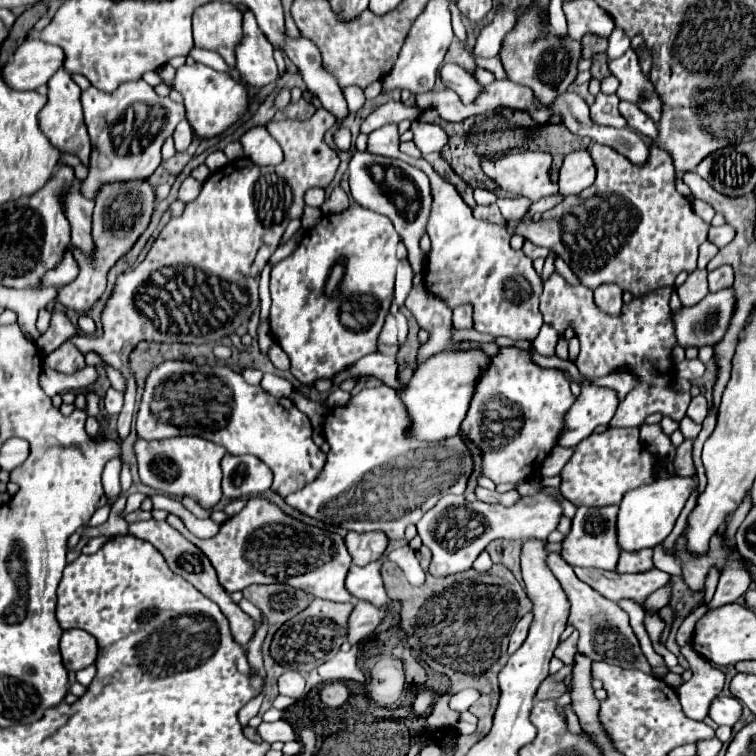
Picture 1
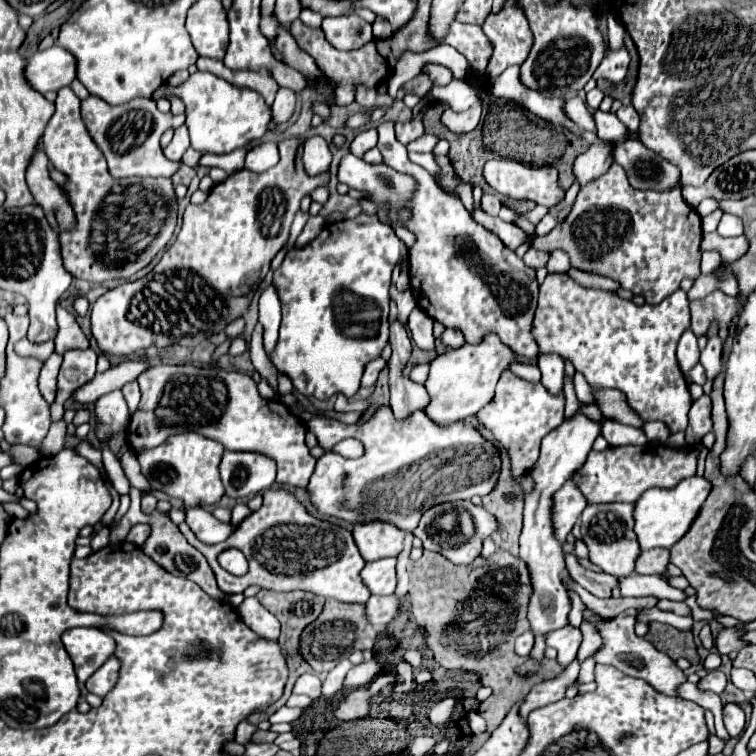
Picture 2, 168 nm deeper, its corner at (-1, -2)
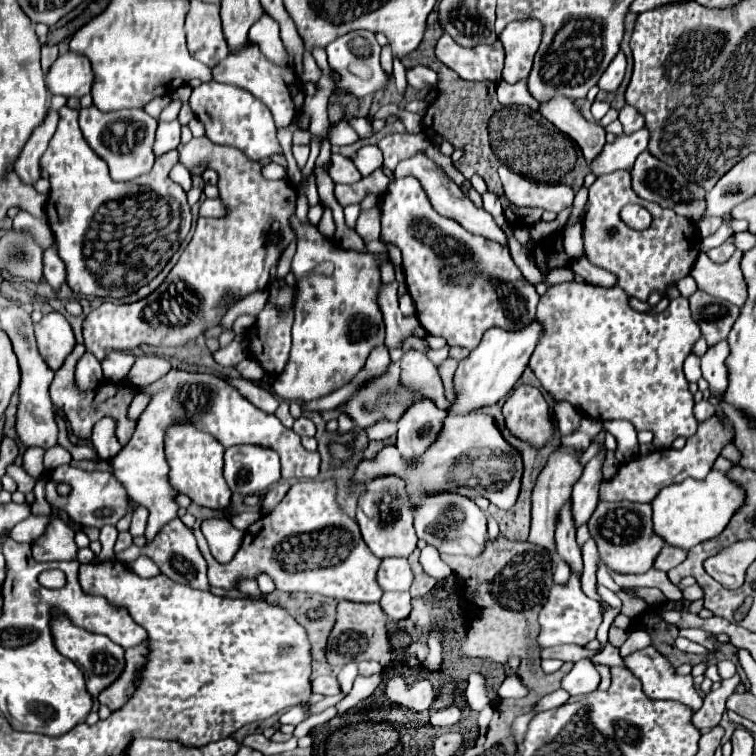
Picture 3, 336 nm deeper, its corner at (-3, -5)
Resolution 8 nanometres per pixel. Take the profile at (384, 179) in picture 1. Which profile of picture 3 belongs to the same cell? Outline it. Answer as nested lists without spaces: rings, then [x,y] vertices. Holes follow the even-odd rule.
[[[334,153],[332,155],[328,173],[334,179],[334,183],[348,183],[348,185],[352,185],[352,183],[356,183],[356,181],[362,179],[362,175],[356,169],[356,165],[348,157],[344,157],[340,153]]]

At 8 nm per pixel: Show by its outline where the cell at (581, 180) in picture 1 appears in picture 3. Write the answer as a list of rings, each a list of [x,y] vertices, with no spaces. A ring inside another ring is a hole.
[[[644,127],[636,133],[616,137],[614,143],[606,143],[602,153],[598,155],[598,161],[594,161],[594,165],[590,165],[592,173],[602,175],[602,173],[618,171],[618,169],[630,169],[634,165],[636,157],[642,151],[646,151],[648,139],[650,139],[650,131]]]

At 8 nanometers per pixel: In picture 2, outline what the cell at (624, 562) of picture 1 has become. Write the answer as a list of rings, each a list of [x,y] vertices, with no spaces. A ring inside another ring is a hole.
[[[652,548],[640,552],[636,558],[636,574],[666,574],[666,564],[670,560],[670,550],[666,548]]]

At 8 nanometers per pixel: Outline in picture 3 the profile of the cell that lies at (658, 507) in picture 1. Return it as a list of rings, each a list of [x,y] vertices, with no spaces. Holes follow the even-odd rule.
[[[710,471],[708,477],[702,481],[686,479],[682,483],[668,485],[652,501],[654,531],[674,547],[692,549],[702,541],[718,537],[726,529],[734,513],[744,505],[744,499],[744,489],[738,483],[734,483],[724,471]]]

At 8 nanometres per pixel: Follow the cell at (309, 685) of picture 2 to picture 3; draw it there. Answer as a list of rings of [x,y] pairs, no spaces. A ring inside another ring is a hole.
[[[332,675],[316,677],[312,681],[312,687],[314,687],[314,693],[322,693],[322,695],[338,695],[340,693],[340,683]]]

